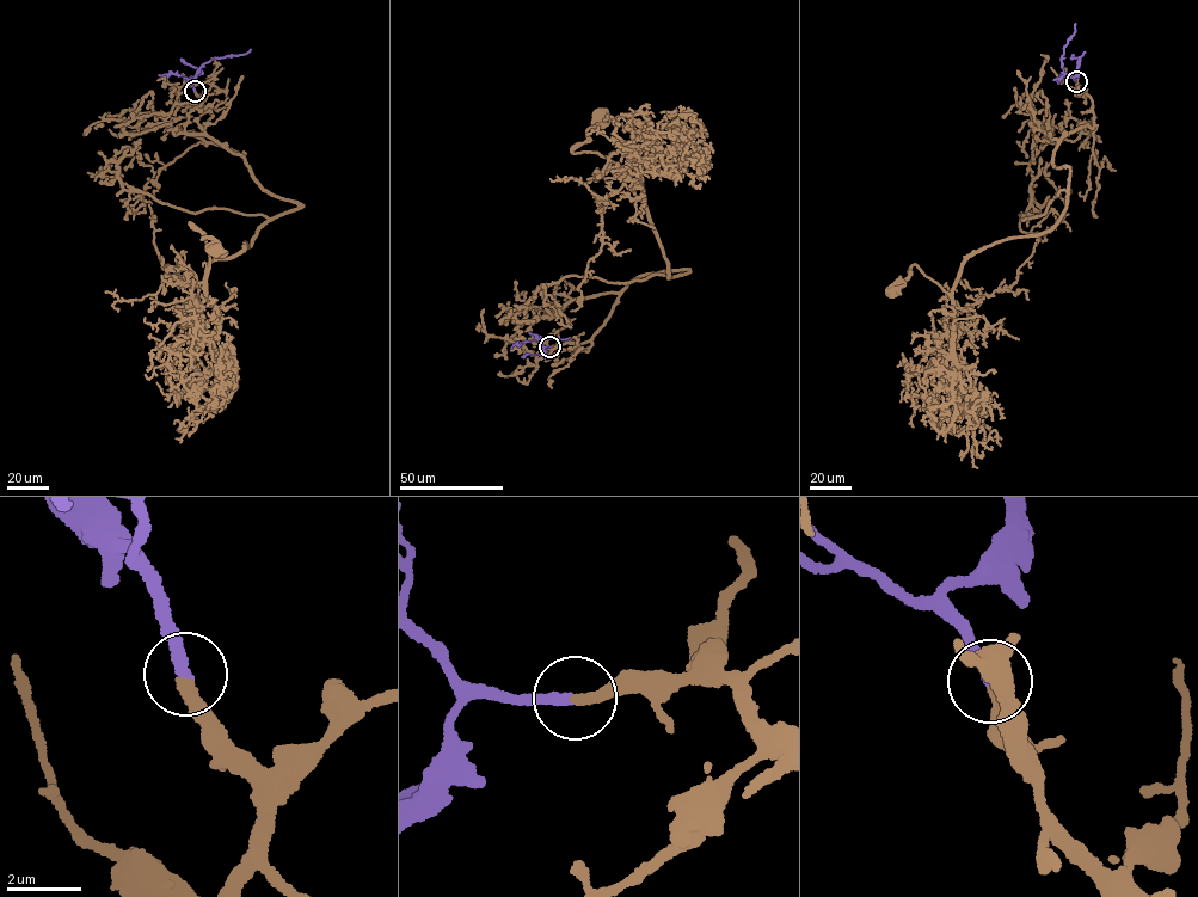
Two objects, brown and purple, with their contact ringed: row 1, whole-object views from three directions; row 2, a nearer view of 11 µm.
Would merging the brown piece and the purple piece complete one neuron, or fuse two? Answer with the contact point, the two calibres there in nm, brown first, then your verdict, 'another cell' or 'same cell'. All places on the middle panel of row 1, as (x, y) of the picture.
(550, 346) | 340/320 nm | same cell

